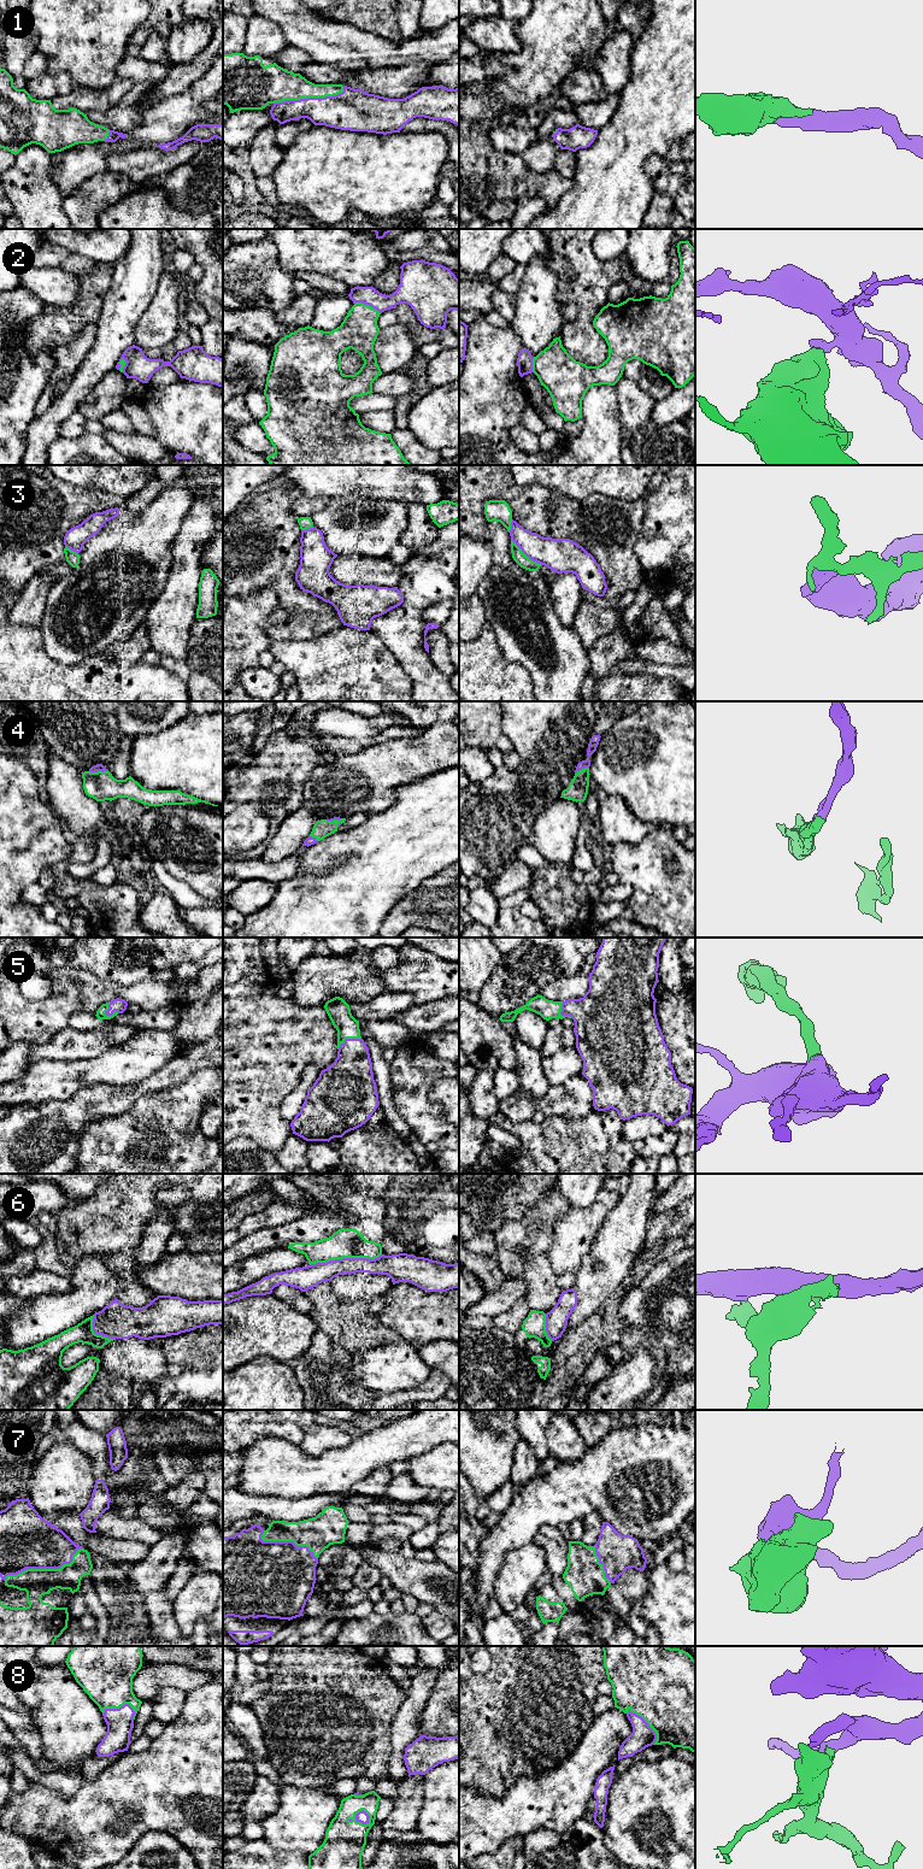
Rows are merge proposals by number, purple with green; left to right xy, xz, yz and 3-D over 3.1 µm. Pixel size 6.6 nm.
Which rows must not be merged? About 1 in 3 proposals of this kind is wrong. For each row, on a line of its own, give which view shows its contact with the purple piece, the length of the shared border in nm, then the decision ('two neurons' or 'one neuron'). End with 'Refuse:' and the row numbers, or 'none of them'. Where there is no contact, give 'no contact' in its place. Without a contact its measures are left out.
1: xz | 480 nm | one neuron
2: xz | 190 nm | two neurons
3: yz | 260 nm | two neurons
4: xy | 130 nm | one neuron
5: xy | 120 nm | one neuron
6: xz | 480 nm | two neurons
7: xy | 550 nm | one neuron
8: yz | 300 nm | one neuron
Refuse: 2, 3, 6

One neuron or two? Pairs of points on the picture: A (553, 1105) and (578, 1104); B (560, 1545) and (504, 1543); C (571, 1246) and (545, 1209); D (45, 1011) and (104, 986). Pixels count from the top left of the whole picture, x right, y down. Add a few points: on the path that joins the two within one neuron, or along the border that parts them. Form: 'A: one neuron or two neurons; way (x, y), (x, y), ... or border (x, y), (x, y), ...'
A: one neuron; way (559, 1104), (572, 1104)
B: two neurons; border (557, 1526), (542, 1526), (533, 1540)
C: two neurons; border (570, 1206), (553, 1226), (553, 1242), (547, 1251)
D: one neuron; way (59, 1006), (74, 992), (89, 992)

